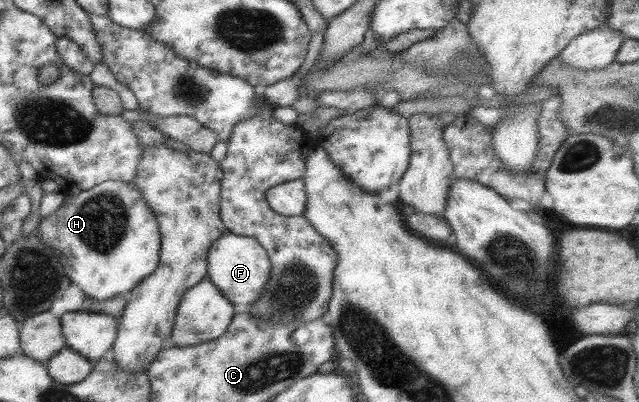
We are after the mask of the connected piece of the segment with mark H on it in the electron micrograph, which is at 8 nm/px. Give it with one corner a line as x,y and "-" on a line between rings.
105,181
77,195
66,194
57,211
41,217
37,223
37,238
54,251
62,273
86,297
95,301
111,300
118,293
131,291
156,268
160,248
159,230
147,204
141,200
135,184

